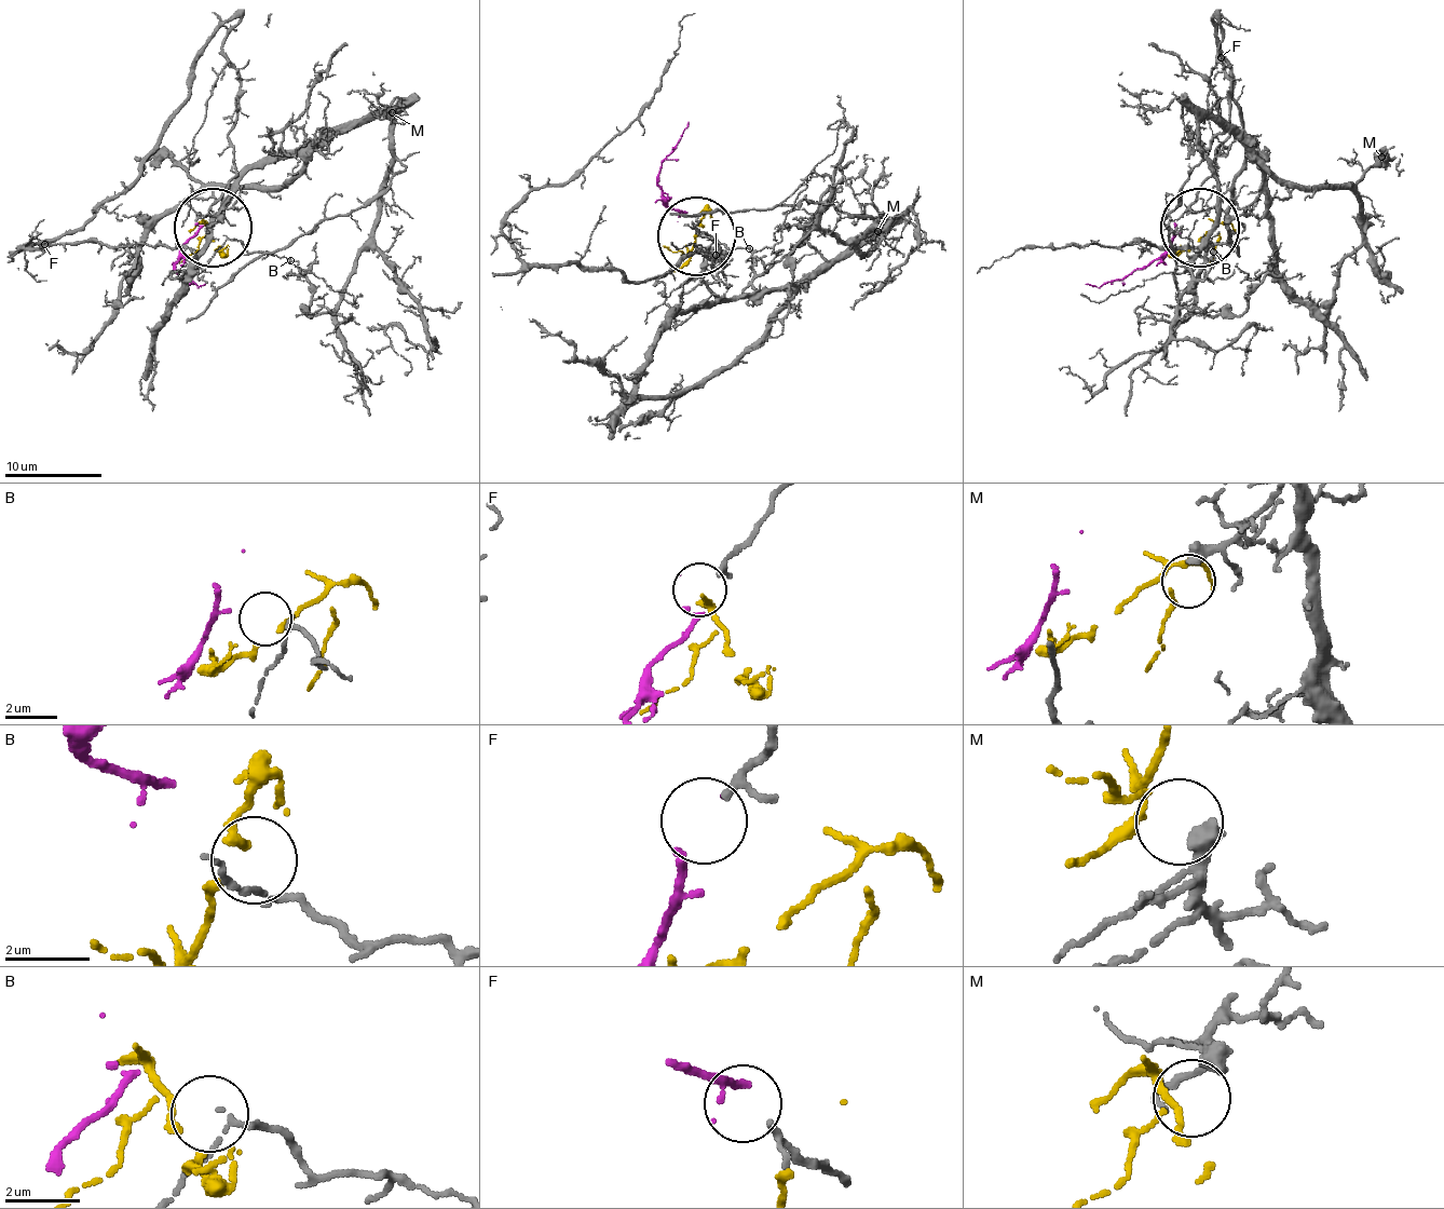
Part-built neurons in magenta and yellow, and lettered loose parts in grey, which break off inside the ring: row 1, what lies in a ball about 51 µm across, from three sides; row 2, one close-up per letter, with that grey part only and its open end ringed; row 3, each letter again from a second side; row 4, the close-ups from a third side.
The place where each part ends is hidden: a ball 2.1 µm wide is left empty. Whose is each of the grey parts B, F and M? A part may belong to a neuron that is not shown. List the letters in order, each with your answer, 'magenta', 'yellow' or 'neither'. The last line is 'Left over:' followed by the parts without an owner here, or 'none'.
B: neither
F: magenta
M: yellow
Left over: B

